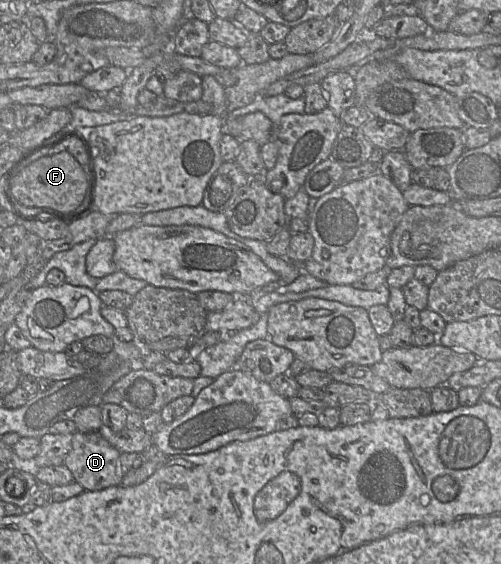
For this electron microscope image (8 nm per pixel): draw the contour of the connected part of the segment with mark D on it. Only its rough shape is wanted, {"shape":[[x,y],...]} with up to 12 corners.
{"shape":[[77,431],[63,465],[85,490],[120,485],[120,454]]}

